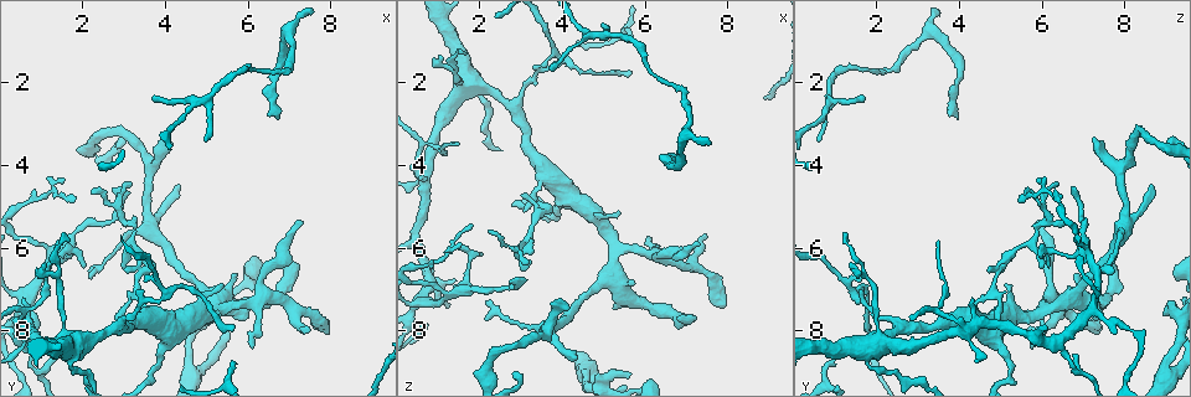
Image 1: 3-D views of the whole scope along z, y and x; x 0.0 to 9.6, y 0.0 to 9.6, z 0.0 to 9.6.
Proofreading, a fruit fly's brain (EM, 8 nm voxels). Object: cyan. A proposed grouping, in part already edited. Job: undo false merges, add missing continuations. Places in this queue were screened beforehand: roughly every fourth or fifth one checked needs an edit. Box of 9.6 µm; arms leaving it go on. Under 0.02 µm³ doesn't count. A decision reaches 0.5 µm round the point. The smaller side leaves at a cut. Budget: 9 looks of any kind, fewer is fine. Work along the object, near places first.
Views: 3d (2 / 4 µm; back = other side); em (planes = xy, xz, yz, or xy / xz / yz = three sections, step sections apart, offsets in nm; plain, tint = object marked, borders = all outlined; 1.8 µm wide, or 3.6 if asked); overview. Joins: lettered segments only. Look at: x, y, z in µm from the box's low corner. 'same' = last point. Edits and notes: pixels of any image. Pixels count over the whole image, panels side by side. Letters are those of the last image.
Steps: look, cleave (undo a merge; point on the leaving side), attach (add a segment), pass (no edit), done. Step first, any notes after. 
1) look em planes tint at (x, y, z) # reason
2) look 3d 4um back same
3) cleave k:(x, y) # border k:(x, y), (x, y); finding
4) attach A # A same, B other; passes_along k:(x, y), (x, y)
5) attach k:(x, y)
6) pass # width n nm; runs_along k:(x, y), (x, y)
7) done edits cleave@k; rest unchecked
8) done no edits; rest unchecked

look em planes borders at (6.75, 2.85, 3.90) # branch stops here

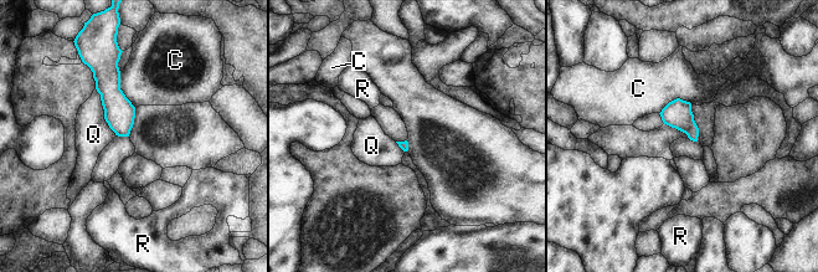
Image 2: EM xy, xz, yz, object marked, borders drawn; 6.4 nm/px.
pass # longest_contact Q 340 nm; C other, Q other, R other; none of them fits

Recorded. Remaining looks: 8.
look em 3.6um planes plain at (4.05, 7.10, 1.50) # branch point

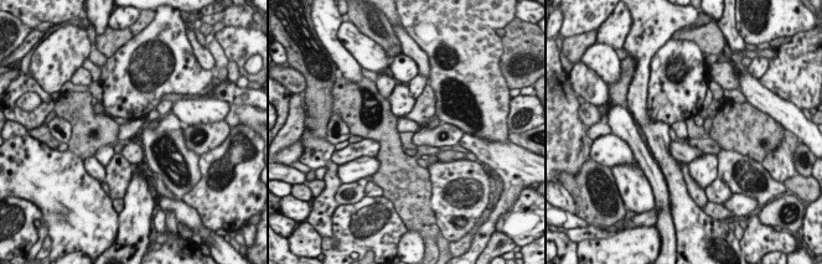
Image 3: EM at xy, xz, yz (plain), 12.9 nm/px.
look em 3.6um planes borders same # see the neighbours

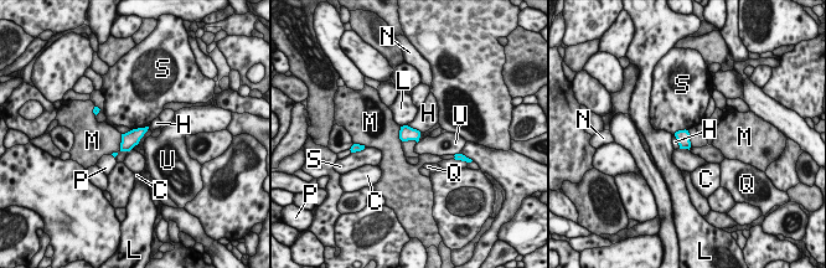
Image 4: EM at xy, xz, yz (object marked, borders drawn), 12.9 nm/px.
pass # width 160 nm; C other, H other, L other, M other, N other, P other, Q other, S other, U other; border 4:(122, 134), (119, 150); all the same neuron

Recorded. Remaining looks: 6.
look 3d 4um at (0.60, 7.45, 7.20) # four-way junction

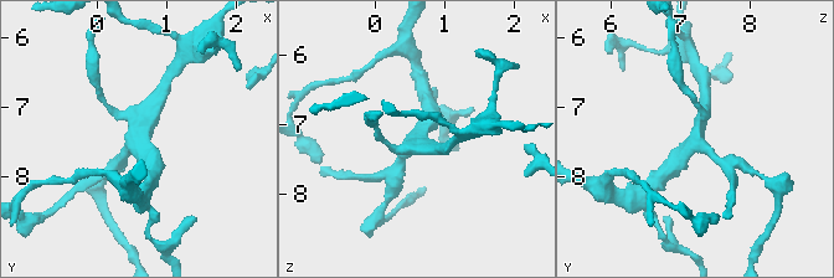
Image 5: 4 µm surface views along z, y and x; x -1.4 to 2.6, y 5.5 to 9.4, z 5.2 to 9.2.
look em xz step 16 borders at (0.55, 7.45, 7.20) # arms 4; shape alone is not enough

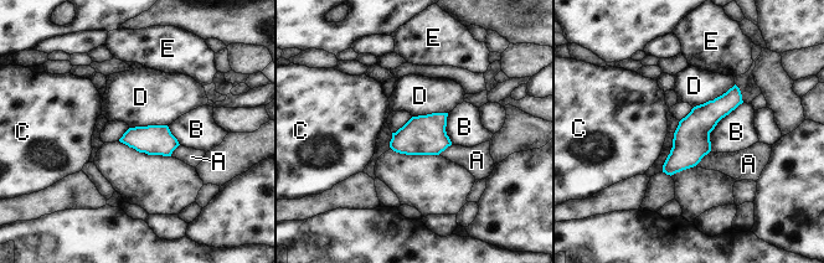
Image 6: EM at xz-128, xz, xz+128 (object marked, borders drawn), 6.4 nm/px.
look em planes borders same

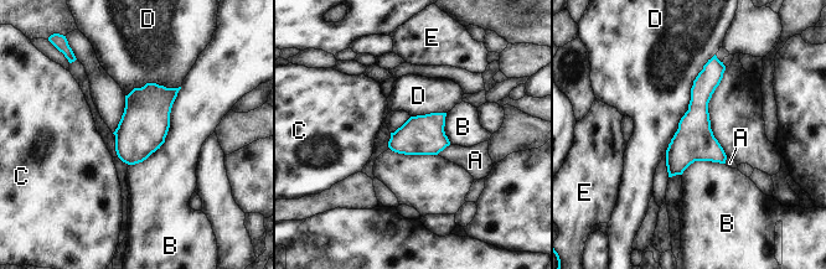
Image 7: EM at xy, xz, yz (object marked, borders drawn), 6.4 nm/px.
pass # longest_contact D 750 nm; A other, B other, C other, D other, E other; border 7:(714, 53), (665, 154); all the same neuron

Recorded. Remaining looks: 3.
look em 3.6um xy step 8 tint at (3.65, 4.15, 7.85) # a fork

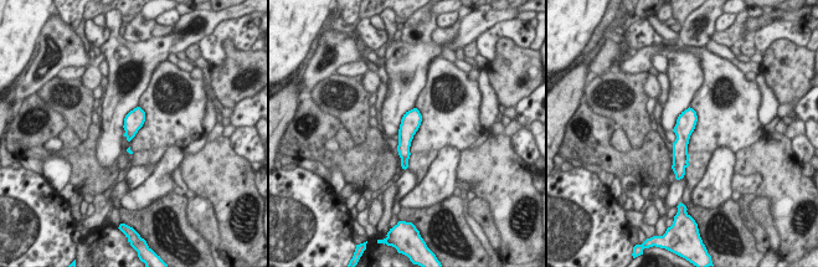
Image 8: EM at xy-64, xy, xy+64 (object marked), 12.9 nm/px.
look em 3.6um planes borders same

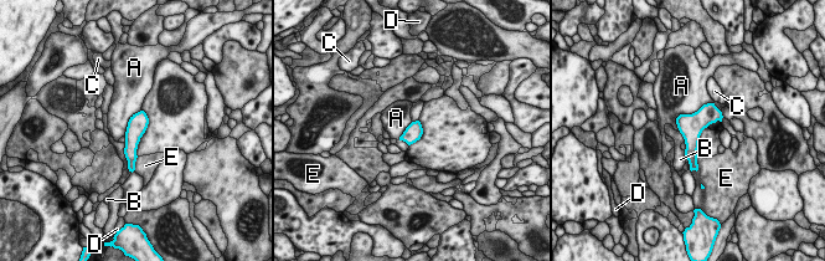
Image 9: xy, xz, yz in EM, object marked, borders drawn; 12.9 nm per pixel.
pass # width 220 nm; A other, B other, C other, D other, E other; runs_along 9:(711, 106), (692, 127), (695, 167); one neuron here

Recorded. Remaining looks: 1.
done no edits; rest unchecked

